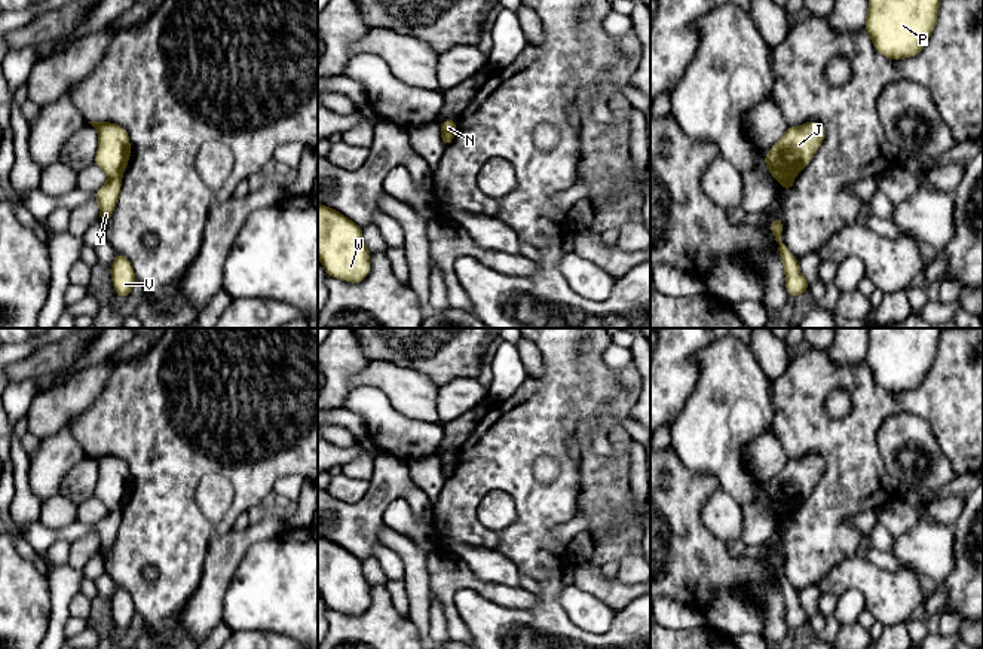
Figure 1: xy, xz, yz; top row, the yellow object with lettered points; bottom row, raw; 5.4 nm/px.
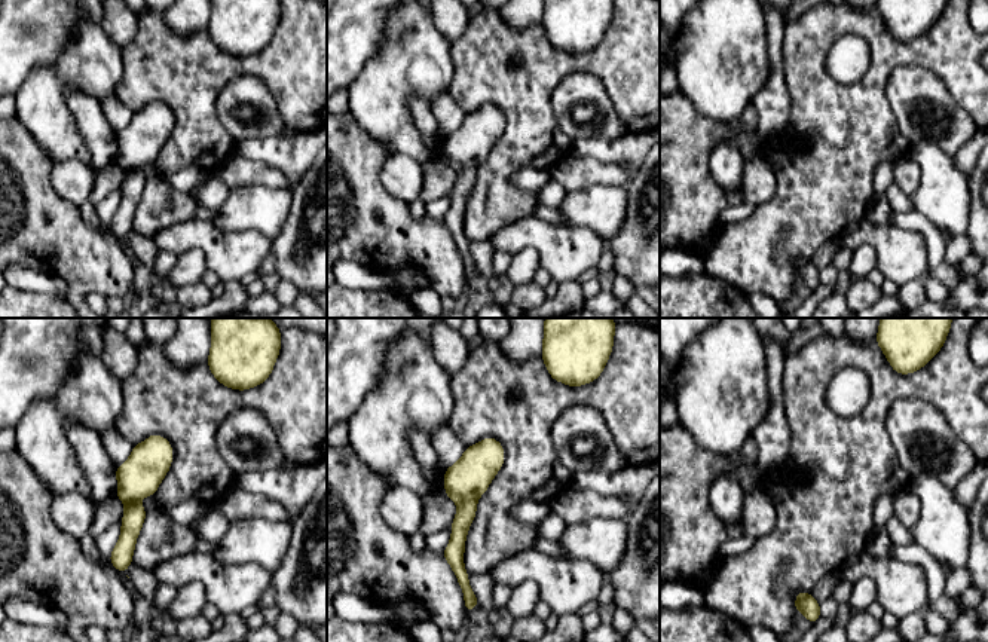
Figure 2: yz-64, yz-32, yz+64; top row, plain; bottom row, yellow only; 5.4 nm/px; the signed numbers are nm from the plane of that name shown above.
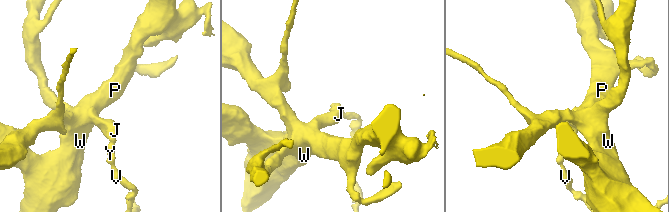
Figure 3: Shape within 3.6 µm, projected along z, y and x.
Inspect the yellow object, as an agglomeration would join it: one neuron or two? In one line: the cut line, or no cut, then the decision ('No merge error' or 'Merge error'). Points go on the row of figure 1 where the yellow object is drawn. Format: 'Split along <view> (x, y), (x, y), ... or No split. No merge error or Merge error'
Split along xy (109, 177), (121, 178). Merge error

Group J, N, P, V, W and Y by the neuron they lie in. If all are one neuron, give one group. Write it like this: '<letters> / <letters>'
J N P W / V Y

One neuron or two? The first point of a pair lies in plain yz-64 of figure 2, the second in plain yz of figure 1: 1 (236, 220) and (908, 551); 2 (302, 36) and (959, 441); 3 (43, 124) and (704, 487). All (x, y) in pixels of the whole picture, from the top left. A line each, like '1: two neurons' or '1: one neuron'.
1: one neuron
2: one neuron
3: two neurons

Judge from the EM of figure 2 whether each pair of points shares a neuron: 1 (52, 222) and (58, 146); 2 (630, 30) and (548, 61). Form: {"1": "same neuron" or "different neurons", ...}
{"1": "different neurons", "2": "same neuron"}

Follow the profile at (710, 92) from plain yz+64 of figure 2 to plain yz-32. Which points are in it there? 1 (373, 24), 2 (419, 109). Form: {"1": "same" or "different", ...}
{"1": "different", "2": "different"}

